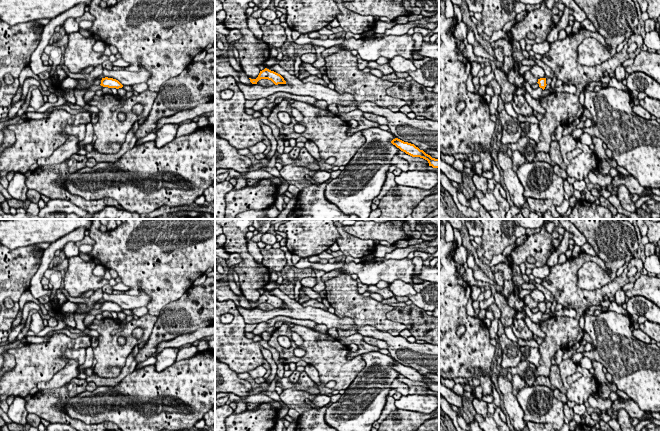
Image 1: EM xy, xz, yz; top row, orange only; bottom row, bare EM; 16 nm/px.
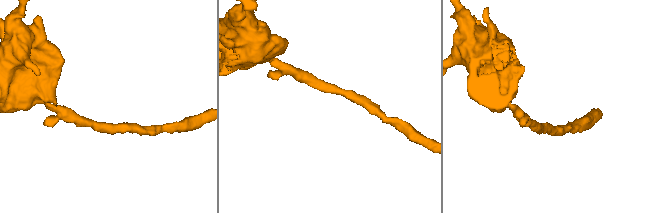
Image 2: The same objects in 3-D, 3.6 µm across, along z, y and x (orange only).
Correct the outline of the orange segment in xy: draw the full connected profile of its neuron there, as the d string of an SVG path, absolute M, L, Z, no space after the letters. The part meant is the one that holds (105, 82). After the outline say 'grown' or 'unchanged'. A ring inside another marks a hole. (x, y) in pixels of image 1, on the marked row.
M108 77L102 78L100 85L103 87L116 88L116 89L123 87L123 85L118 80Z; unchanged

